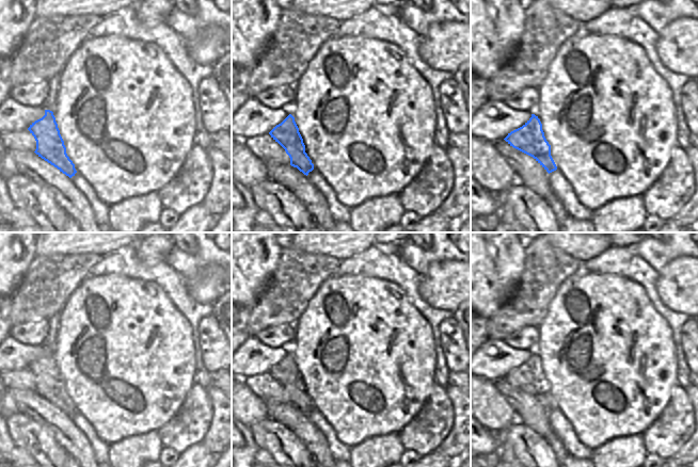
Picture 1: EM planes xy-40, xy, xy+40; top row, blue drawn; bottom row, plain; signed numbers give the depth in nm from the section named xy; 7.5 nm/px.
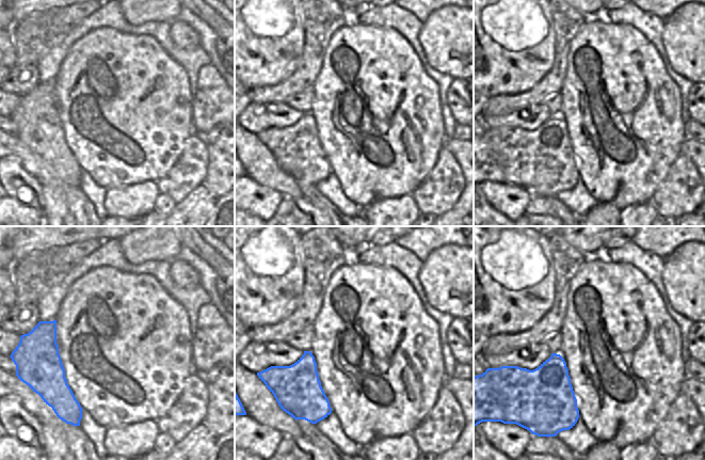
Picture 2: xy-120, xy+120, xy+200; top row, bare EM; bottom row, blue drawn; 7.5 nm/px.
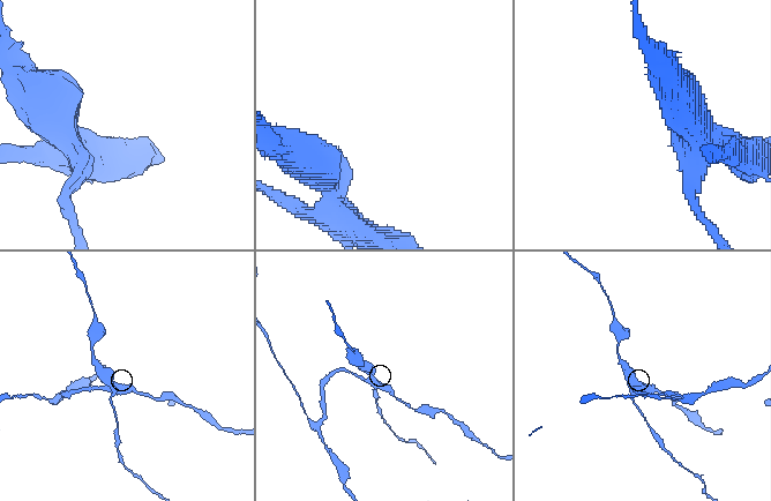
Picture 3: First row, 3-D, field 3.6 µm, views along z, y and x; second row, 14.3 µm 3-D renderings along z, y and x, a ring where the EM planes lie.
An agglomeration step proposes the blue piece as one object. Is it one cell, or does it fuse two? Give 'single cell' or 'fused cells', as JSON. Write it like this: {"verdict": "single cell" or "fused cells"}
{"verdict": "fused cells"}

